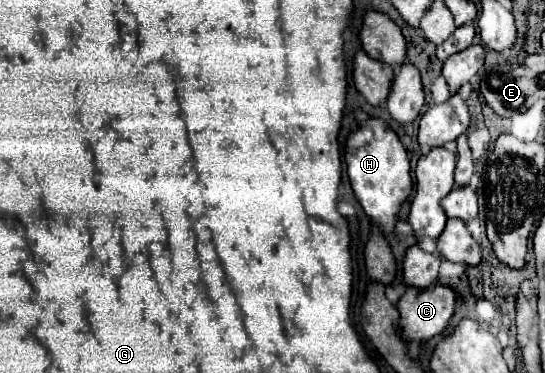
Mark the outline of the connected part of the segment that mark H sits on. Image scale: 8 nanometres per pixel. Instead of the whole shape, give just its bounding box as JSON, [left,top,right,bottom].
[344,119,414,237]

